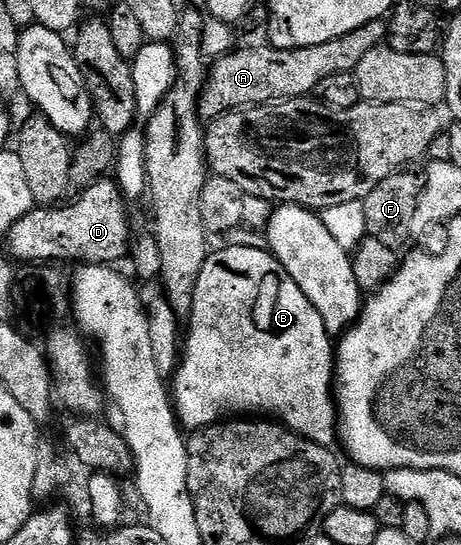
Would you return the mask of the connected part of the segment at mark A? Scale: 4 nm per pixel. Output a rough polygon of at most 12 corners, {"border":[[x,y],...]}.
{"border":[[386,18],[301,49],[210,64],[199,113],[310,96],[387,41]]}

